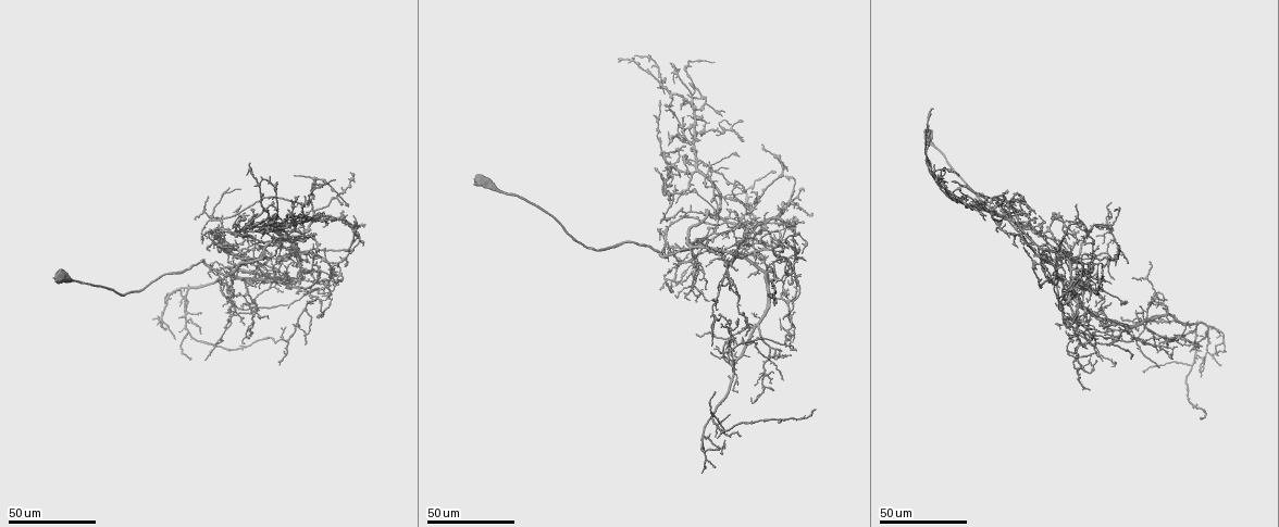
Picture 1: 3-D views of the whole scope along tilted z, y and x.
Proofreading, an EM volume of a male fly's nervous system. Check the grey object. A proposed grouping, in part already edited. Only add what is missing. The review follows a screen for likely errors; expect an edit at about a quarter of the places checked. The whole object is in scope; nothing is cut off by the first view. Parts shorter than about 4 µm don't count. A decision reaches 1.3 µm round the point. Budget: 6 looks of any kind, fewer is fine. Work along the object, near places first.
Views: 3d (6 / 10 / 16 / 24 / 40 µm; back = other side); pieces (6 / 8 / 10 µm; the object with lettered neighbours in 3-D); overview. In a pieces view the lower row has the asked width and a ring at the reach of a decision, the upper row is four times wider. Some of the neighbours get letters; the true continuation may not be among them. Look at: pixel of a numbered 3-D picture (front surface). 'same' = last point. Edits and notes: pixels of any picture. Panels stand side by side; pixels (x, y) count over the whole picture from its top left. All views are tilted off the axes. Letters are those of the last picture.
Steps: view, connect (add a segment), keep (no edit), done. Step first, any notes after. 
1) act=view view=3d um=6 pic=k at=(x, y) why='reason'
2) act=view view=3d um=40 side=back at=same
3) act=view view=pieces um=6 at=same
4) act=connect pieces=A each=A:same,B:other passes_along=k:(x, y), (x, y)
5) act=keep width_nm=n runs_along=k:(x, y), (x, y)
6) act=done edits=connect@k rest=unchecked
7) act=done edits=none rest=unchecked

act=view view=3d um=40 pic=1 at=(1019, 211) why='free end'

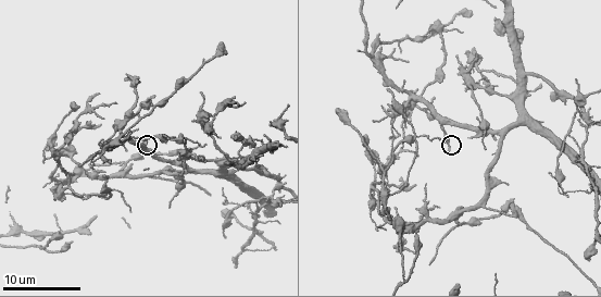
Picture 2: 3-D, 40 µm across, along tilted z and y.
act=view view=pieces um=10 pic=2 at=(447, 149)

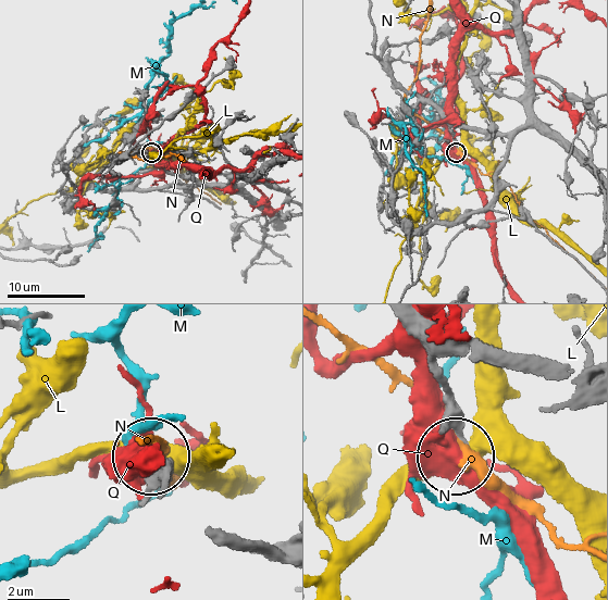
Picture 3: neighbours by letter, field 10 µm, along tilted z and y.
act=keep width_nm=180 each=L:other,M:other,N:other,Q:other runs_along=3:(486, 363), (447, 355), (438, 365), (458, 454) found='none of them fits'

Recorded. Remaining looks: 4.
act=view view=3d um=24 pic=1 at=(1127, 263)

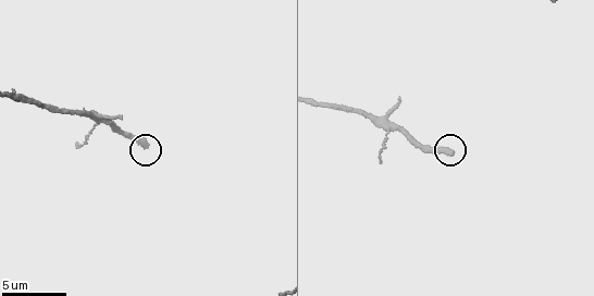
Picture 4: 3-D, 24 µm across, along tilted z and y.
act=view view=pieces um=6 pic=4 at=(145, 144) why='see the neighbours'

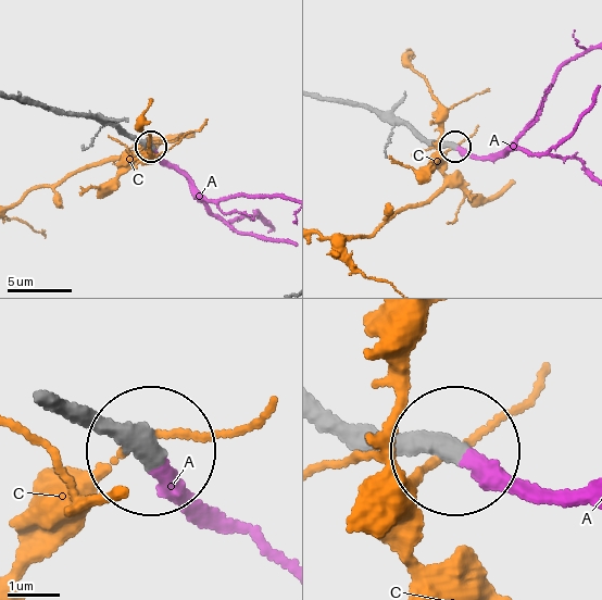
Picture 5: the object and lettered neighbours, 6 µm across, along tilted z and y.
act=connect pieces=A each=A:same,C:other passes_along=5:(324, 403), (578, 491) found='it goes on there'

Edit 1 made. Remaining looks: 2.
act=done edits=connect@5 rest=unchecked

